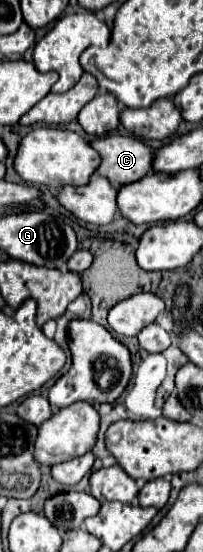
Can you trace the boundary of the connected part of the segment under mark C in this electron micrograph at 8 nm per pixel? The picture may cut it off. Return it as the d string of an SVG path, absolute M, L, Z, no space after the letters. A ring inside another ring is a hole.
M105 135L91 141L91 147L101 155L97 173L107 177L111 185L127 185L139 181L151 171L151 149L137 137Z

